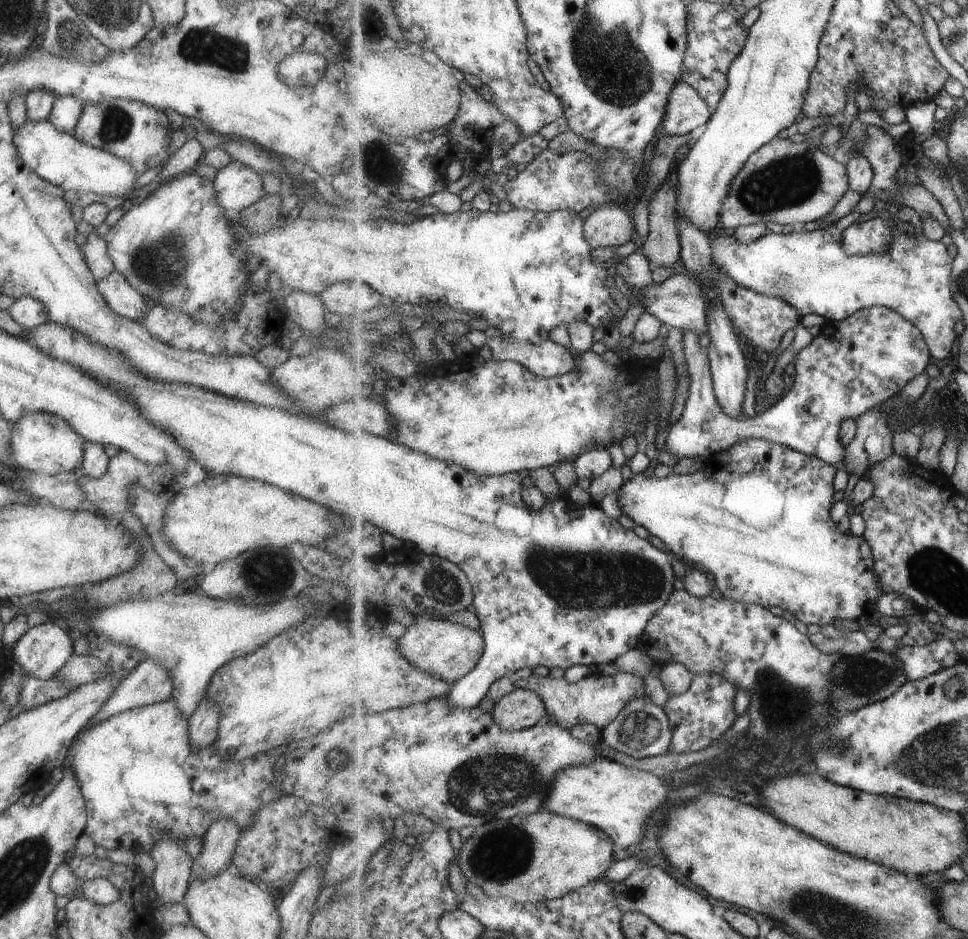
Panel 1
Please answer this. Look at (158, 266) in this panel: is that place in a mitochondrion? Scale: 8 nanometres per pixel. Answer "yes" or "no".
yes

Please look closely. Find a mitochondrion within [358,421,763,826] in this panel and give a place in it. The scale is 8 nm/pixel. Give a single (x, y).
(596, 580)

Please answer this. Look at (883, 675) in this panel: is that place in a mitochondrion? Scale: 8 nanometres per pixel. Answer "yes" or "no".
yes

